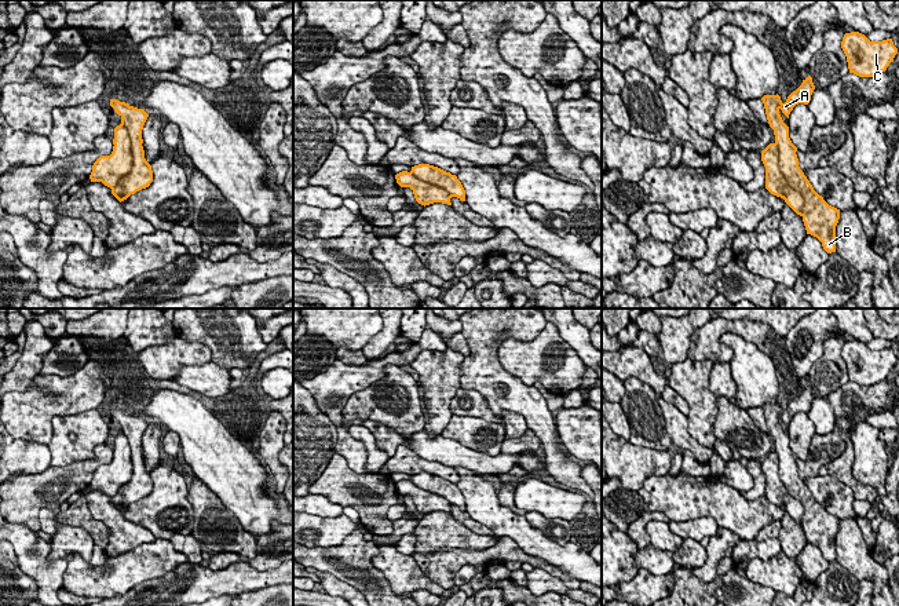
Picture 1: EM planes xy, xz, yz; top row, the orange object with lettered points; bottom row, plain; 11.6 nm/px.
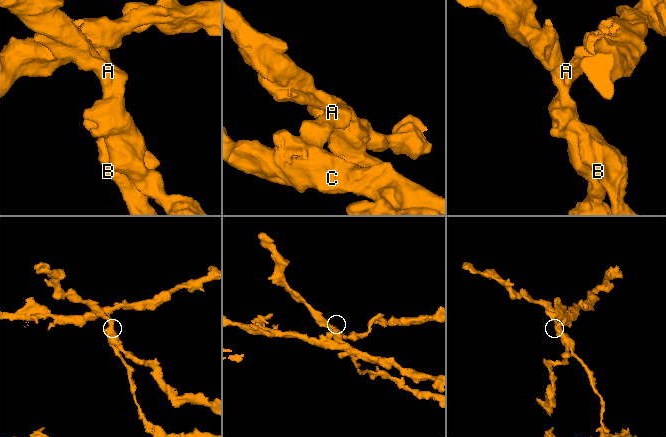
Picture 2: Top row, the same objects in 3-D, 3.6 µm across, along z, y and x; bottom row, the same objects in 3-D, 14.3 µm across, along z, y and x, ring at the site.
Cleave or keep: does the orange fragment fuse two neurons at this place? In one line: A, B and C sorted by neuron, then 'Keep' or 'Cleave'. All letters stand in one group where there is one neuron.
Groups: A C / B. Cleave

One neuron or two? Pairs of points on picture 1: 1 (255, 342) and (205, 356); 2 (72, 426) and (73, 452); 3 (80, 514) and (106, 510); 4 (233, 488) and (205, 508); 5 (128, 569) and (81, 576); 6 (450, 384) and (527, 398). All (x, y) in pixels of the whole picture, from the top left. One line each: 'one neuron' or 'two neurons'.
1: two neurons
2: one neuron
3: two neurons
4: two neurons
5: one neuron
6: two neurons

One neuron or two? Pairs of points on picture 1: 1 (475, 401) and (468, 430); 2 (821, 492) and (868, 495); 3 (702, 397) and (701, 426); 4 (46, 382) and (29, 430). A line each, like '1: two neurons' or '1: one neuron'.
1: two neurons
2: two neurons
3: one neuron
4: one neuron

